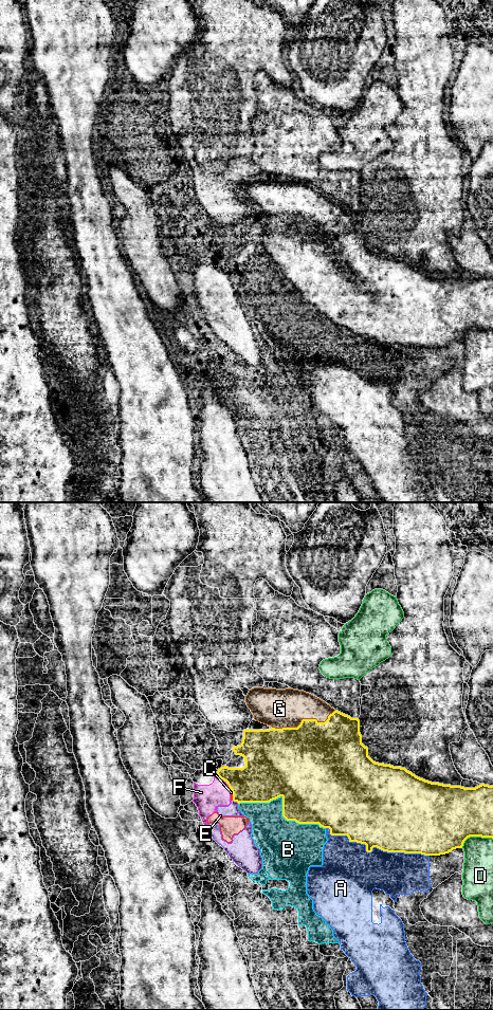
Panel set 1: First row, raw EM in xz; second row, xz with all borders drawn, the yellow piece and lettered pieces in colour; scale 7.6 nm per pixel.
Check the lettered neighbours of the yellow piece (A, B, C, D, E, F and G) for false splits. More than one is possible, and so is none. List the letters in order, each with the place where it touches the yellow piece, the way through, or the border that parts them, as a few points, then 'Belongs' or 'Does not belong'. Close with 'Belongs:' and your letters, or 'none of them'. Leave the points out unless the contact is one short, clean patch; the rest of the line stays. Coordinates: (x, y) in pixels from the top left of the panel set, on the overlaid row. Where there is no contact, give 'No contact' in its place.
A: Touches yellow at xz (372, 847). Does not belong
B: Touches yellow at xz (282, 806). Does not belong
C: Touches yellow at xz (233, 795). Boundary: xz (232, 791), (233, 799). Does not belong
D: Touches yellow at xz (475, 836). Does not belong
E: Touches yellow at xz (235, 801). Boundary: xz (232, 800), (238, 803). Does not belong
F: Touches yellow at xz (220, 777). Boundary: xz (216, 774), (224, 782). Does not belong
G: Touches yellow at xz (303, 719). Belongs
Belongs: G

